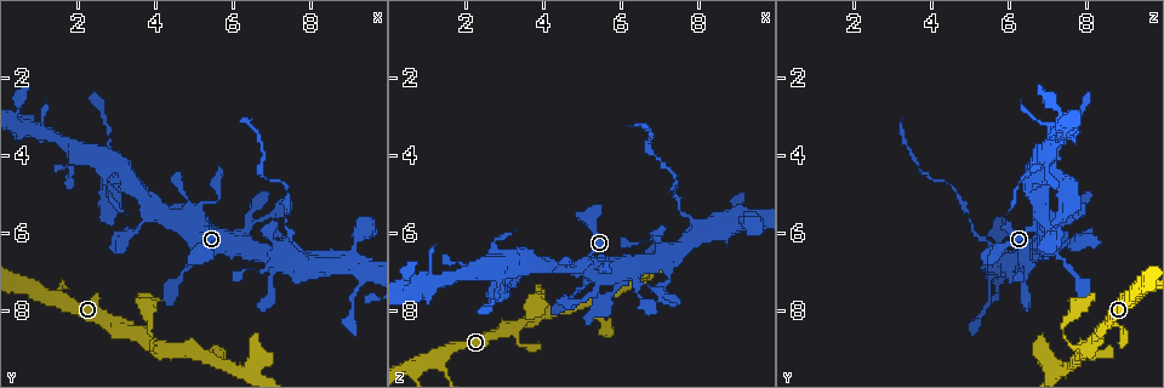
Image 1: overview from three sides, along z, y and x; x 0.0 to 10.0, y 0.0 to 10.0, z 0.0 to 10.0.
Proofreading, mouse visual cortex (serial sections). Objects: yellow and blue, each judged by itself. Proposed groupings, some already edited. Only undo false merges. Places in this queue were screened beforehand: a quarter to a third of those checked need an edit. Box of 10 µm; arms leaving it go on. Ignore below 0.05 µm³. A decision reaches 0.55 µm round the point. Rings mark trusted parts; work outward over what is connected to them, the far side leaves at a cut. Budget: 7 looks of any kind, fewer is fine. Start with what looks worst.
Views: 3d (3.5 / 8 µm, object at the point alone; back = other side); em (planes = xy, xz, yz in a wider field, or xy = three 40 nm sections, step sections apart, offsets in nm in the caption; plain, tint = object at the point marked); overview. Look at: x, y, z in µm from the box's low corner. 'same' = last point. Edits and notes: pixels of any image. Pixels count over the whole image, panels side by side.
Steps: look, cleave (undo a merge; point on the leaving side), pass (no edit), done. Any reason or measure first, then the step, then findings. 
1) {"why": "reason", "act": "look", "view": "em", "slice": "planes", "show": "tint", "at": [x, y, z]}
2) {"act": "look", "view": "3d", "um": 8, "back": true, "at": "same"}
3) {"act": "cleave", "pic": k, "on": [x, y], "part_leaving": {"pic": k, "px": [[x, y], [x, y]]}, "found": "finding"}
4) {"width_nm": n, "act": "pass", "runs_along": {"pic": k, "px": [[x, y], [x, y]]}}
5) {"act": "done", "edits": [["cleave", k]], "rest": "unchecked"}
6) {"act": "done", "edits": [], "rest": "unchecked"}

{"why": "side arm on a straight run", "act": "look", "view": "3d", "um": 3.5, "at": [8.00, 6.70, 6.05]}

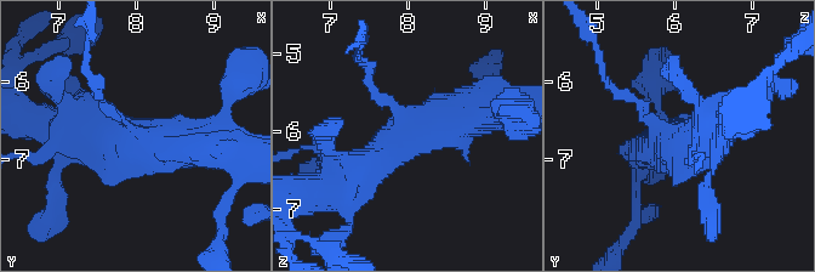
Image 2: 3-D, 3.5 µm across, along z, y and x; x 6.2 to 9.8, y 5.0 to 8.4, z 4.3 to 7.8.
{"why": "now the EM", "act": "look", "view": "em", "slice": "xy", "step": 5, "show": "tint", "at": [7.95, 6.75, 6.00]}

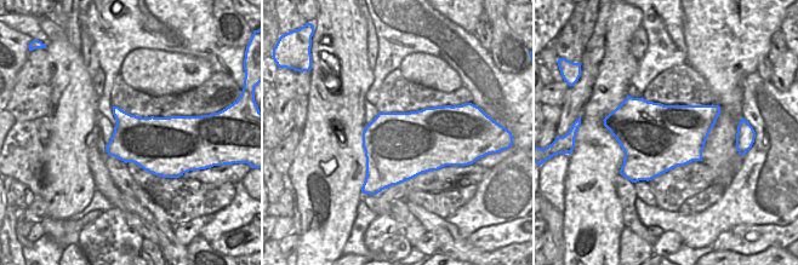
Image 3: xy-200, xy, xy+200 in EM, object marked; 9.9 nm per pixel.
{"act": "cleave", "pic": 2, "on": [616, 94], "part_leaving": {"pic": 2, "px": [[649, 113], [608, 83], [586, 34]]}, "found": "two cells meet here"}

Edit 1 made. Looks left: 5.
{"why": "abrupt turn", "act": "look", "view": "3d", "um": 8, "at": [4.05, 9.00, 8.10]}

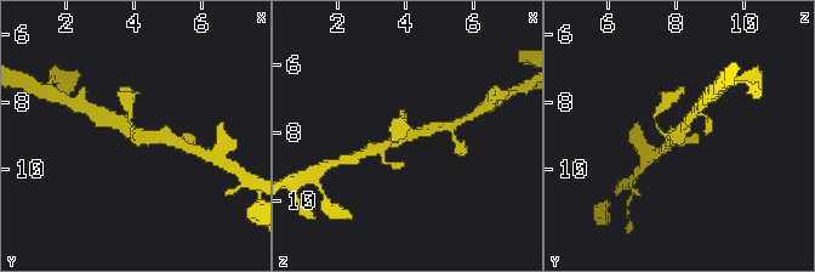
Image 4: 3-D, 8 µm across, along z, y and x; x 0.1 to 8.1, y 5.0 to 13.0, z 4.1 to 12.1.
{"why": "closer look", "act": "look", "view": "3d", "um": 3.5, "at": "same"}

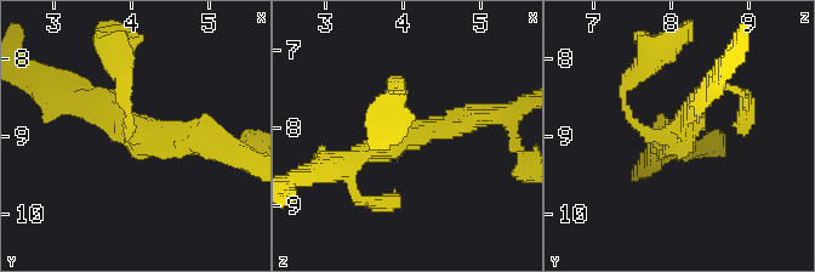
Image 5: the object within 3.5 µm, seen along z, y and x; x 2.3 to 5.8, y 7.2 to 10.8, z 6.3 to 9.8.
{"arms": 3, "arm_widths_nm": [100, 250, 300], "act": "look", "view": "em", "slice": "xy", "step": 2, "show": "tint", "at": [4.05, 9.00, 8.10]}

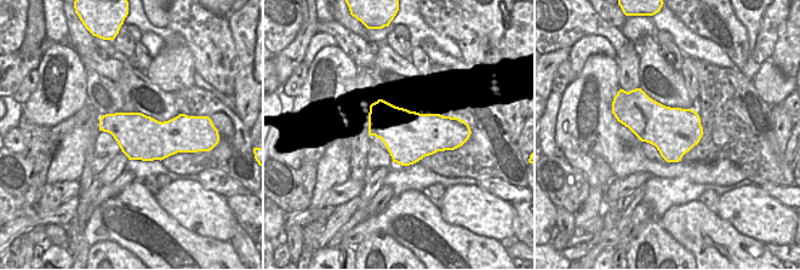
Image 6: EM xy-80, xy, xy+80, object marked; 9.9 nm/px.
{"act": "pass", "found": "one cell here"}

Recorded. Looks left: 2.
{"why": "a fork", "act": "look", "view": "3d", "um": 8, "back": true, "at": [2.90, 4.20, 6.80]}

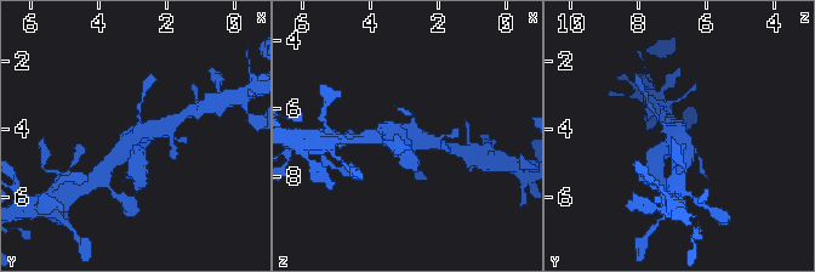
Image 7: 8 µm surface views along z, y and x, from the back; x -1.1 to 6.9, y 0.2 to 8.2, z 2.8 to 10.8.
{"act": "look", "view": "em", "slice": "planes", "show": "tint", "at": "same"}

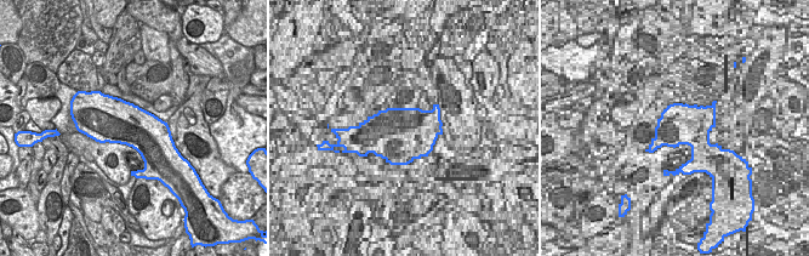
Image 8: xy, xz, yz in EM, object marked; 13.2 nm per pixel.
{"act": "pass", "runs_along": {"pic": 7, "px": [[113, 160], [134, 134], [166, 124]]}, "found": "all the same cell"}

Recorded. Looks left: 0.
{"act": "done", "edits": [["cleave", 2]], "rest": "unchecked"}

